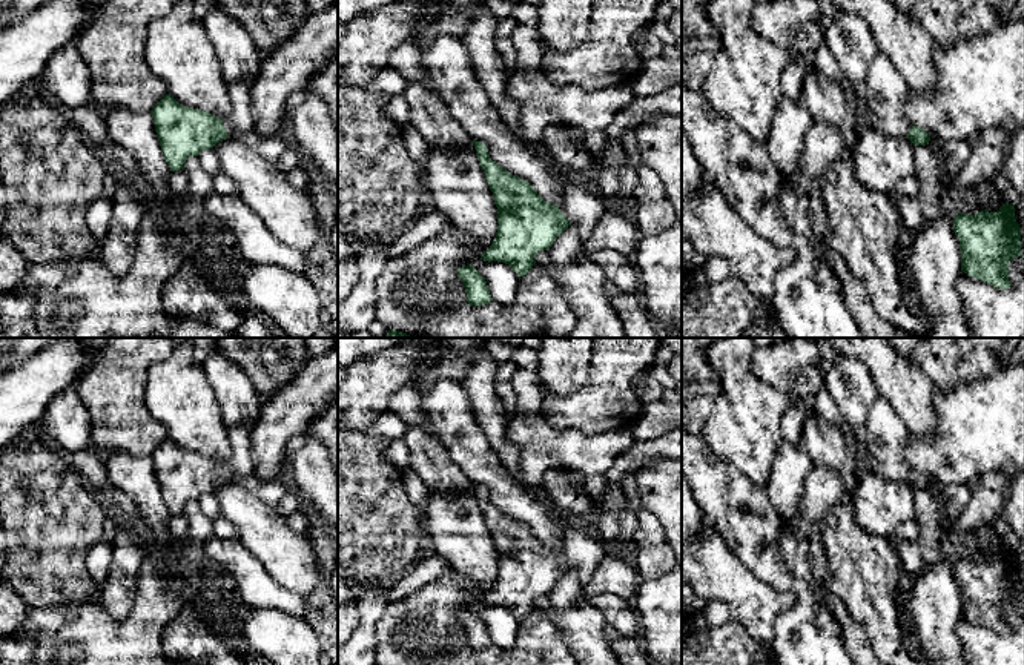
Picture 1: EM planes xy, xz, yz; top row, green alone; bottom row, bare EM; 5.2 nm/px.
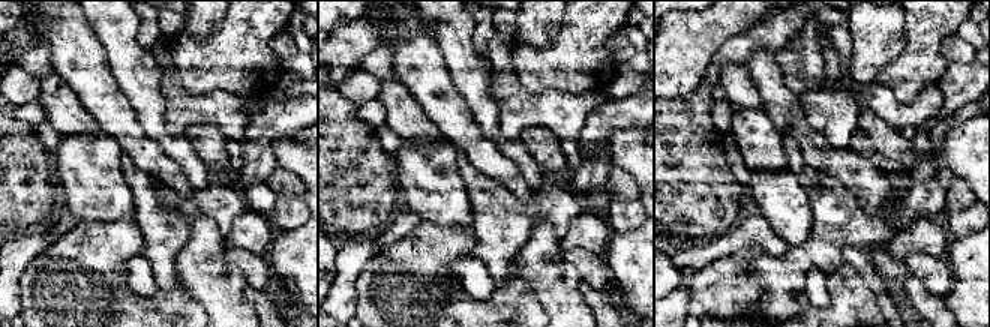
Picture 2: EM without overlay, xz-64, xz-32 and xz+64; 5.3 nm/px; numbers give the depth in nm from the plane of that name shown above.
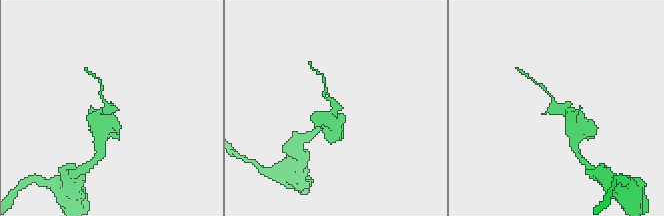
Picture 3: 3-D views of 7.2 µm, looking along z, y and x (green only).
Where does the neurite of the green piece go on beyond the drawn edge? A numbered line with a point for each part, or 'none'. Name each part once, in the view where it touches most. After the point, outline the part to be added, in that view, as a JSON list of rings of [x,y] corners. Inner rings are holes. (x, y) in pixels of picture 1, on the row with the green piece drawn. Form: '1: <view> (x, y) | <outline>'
1: xz (582, 205) | [[[586,180],[573,181],[557,203],[557,207],[576,227],[583,241],[591,235],[597,221],[609,212],[606,201]]]

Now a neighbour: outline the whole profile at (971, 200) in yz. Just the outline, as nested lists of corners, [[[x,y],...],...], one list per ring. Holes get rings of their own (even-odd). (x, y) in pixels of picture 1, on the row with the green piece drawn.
[[[992,183],[953,187],[950,189],[950,197],[956,213],[976,215],[981,210],[998,212],[1004,204],[1001,194],[992,186]]]

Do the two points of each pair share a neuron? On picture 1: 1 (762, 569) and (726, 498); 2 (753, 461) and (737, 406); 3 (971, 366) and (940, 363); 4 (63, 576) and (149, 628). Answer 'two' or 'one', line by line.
1: one
2: one
3: one
4: two

